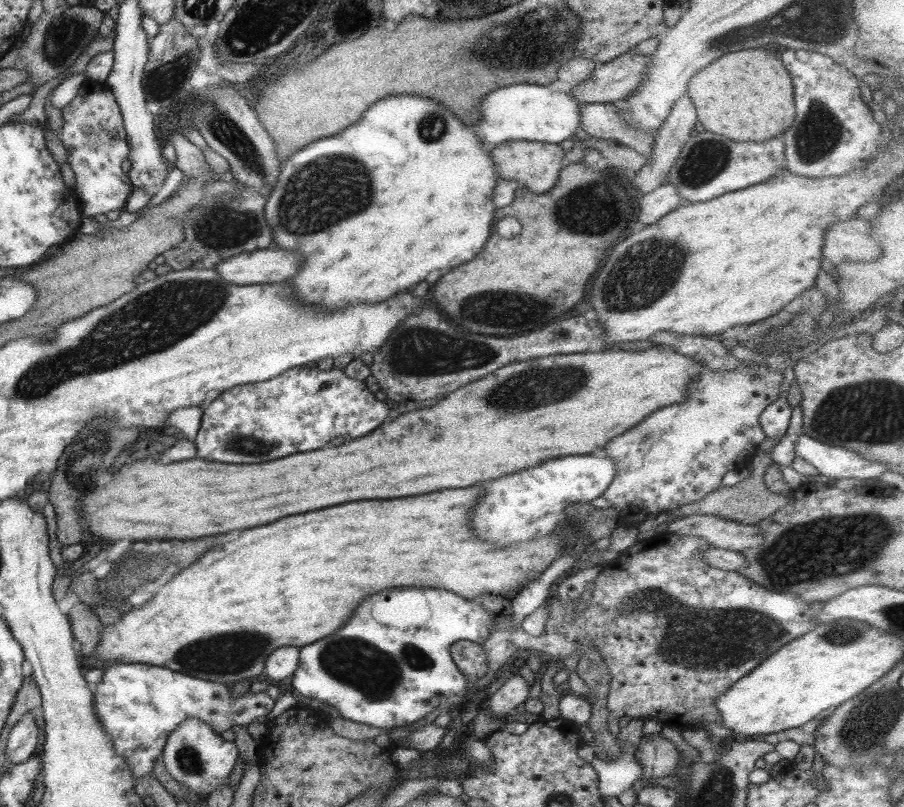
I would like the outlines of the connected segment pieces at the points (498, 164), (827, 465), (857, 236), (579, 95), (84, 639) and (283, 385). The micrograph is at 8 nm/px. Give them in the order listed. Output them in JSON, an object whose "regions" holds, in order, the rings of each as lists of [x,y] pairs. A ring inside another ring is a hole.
{"regions":[[[[510,140],[490,147],[491,162],[499,179],[513,180],[529,192],[547,192],[559,179],[564,151],[556,144]]],[[[807,435],[795,439],[795,454],[811,464],[821,476],[829,479],[878,478],[887,468],[878,461],[871,462],[847,448],[823,444]]],[[[855,216],[827,226],[821,252],[822,258],[836,267],[845,261],[876,260],[881,248],[871,236],[869,221]]],[[[632,50],[614,60],[604,62],[591,71],[587,80],[571,87],[568,92],[580,104],[613,103],[631,95],[645,79],[650,55],[634,54]]],[[[79,600],[65,615],[69,618],[73,638],[80,644],[80,654],[83,656],[95,654],[94,650],[101,639],[103,626],[93,610]]],[[[303,365],[302,367],[291,368],[287,372],[282,372],[279,376],[274,376],[263,382],[242,384],[238,387],[229,388],[227,391],[220,392],[201,412],[201,420],[199,428],[196,432],[193,443],[199,458],[203,460],[213,460],[213,462],[225,462],[225,464],[257,464],[257,462],[269,462],[275,458],[283,458],[295,452],[307,452],[307,450],[317,450],[321,448],[328,440],[335,436],[344,438],[359,438],[367,432],[371,432],[375,426],[379,426],[383,420],[387,420],[387,412],[389,408],[385,402],[377,400],[374,394],[371,394],[365,387],[364,381],[355,380],[347,377],[343,370],[332,367],[329,370],[319,370],[315,365]]]]}

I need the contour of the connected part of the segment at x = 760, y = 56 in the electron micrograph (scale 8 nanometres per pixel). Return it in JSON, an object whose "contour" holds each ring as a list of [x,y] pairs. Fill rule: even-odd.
{"contour":[[[763,48],[731,52],[727,56],[717,58],[705,68],[701,68],[701,72],[691,76],[691,80],[685,86],[685,92],[691,99],[691,103],[695,107],[695,116],[699,118],[703,128],[735,142],[769,140],[769,138],[781,134],[785,128],[789,128],[795,116],[793,88],[791,88],[789,74],[781,66],[781,62],[775,56],[771,56],[769,52],[765,52]]]}

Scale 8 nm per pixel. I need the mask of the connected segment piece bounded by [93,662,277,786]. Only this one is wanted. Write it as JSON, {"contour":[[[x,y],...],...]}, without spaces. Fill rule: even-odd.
{"contour":[[[108,663],[103,667],[101,679],[93,692],[95,718],[111,738],[117,756],[127,764],[135,786],[153,773],[156,759],[162,755],[169,732],[185,718],[197,718],[211,726],[215,735],[221,735],[233,726],[246,729],[257,716],[275,712],[276,704],[265,694],[241,694],[237,698],[229,694],[227,684],[183,676],[167,668],[149,664]]]}

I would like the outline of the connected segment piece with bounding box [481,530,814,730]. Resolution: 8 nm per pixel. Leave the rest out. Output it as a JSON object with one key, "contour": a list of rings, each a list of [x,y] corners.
{"contour":[[[664,530],[649,539],[636,541],[619,553],[615,560],[602,565],[602,570],[593,580],[589,604],[583,611],[578,612],[575,606],[579,597],[561,602],[556,594],[549,596],[546,601],[549,614],[543,635],[531,636],[520,626],[513,627],[511,614],[507,615],[481,644],[489,670],[493,672],[504,663],[524,656],[527,650],[544,656],[548,661],[562,662],[572,651],[579,650],[581,656],[586,647],[593,645],[611,675],[606,698],[609,716],[651,718],[662,727],[672,726],[680,730],[703,729],[710,722],[721,725],[715,698],[771,656],[771,652],[803,632],[809,632],[814,626],[814,611],[799,596],[769,592],[738,572],[705,564],[701,553],[711,546],[698,536],[670,533]]]}

